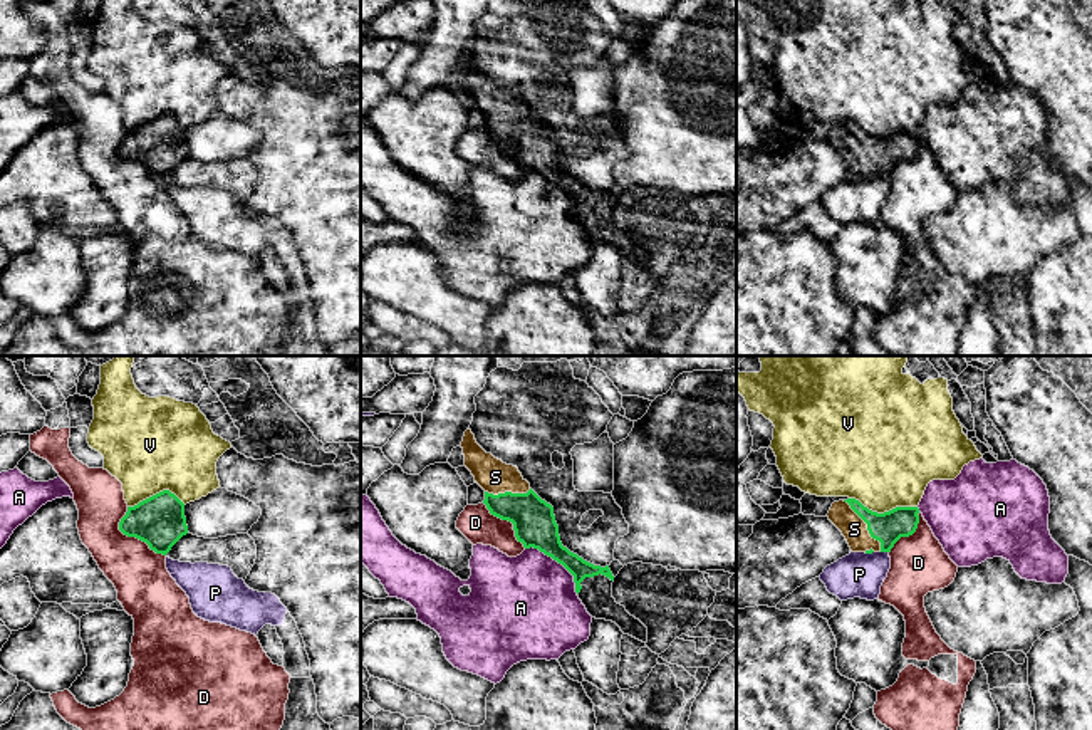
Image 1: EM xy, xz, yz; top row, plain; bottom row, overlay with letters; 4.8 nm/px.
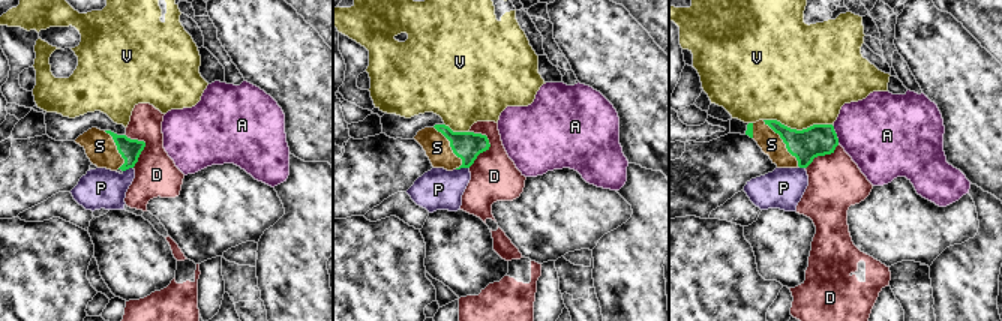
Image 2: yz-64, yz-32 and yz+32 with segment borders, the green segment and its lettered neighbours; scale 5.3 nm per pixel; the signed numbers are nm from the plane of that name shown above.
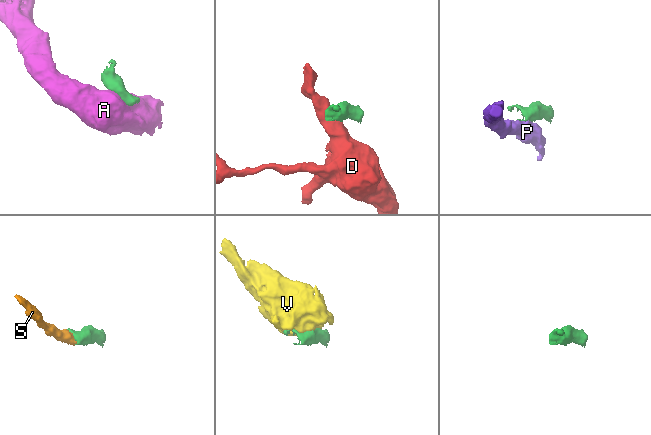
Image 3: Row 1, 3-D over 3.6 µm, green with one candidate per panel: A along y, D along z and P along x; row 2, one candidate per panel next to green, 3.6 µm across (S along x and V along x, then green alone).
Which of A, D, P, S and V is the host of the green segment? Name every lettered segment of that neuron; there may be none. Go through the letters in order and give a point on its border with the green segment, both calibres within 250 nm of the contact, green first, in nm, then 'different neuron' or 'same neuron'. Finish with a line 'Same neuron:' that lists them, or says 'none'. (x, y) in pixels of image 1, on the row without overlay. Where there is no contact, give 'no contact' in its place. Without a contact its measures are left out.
A: xz (557, 185) | 200/460 nm | different neuron
D: xy (131, 160) | 240/260 nm | different neuron
P: yz (884, 175) | 150/220 nm | different neuron
S: yz (868, 150) | 150/120 nm | same neuron
V: yz (884, 136) | 150/460 nm | different neuron
Same neuron: S

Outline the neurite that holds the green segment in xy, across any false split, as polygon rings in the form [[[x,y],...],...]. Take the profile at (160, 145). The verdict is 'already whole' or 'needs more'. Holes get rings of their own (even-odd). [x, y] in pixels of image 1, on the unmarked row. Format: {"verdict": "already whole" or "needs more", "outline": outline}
{"verdict": "already whole", "outline": [[[163,114],[134,131],[127,131],[119,154],[146,166],[156,178],[166,180],[188,158],[185,128],[169,114]]]}

